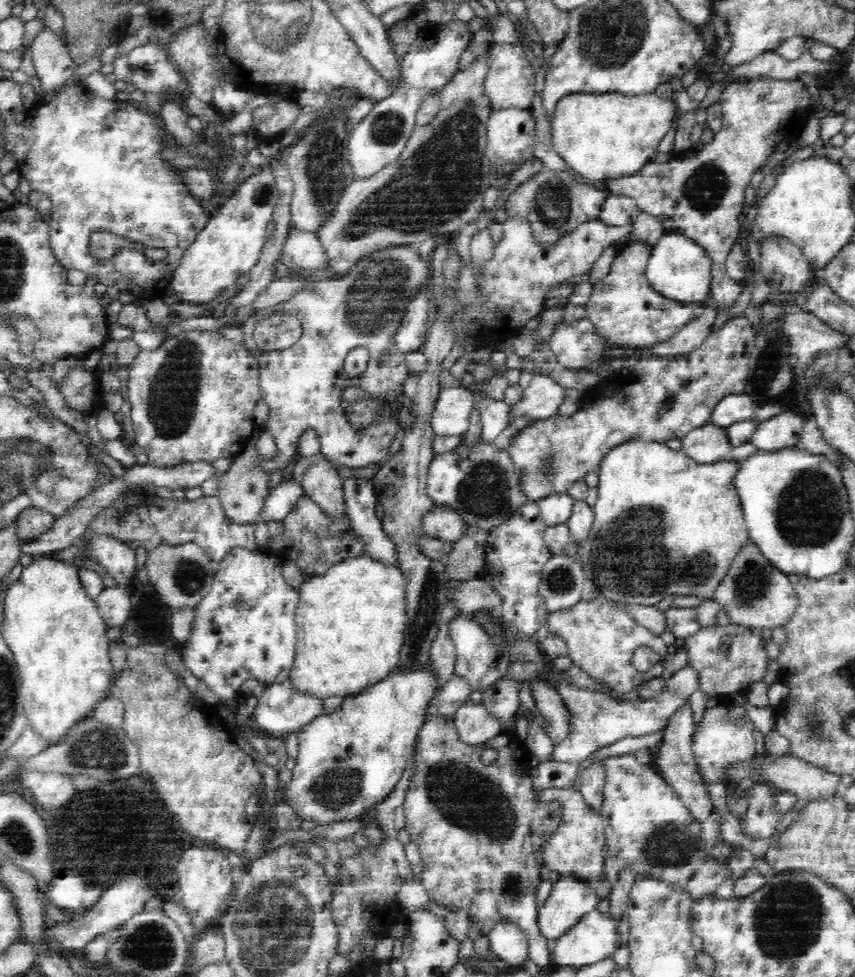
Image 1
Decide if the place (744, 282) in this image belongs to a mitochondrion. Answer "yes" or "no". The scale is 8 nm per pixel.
no

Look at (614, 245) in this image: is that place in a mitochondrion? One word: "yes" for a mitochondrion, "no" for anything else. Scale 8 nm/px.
no

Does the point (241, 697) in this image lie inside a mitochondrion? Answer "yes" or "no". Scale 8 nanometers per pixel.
no

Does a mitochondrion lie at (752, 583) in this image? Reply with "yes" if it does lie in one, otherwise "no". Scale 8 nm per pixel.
yes

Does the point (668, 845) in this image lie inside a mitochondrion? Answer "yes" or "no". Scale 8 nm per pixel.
yes

